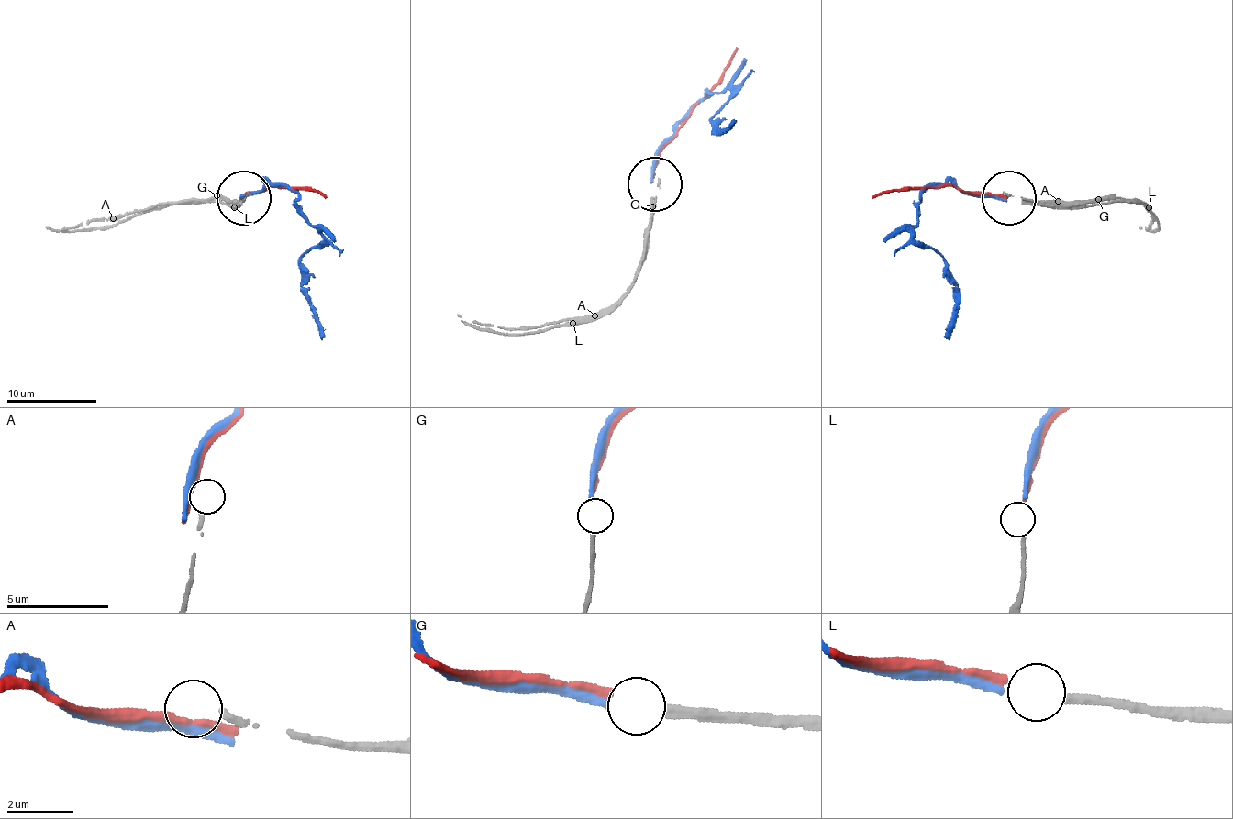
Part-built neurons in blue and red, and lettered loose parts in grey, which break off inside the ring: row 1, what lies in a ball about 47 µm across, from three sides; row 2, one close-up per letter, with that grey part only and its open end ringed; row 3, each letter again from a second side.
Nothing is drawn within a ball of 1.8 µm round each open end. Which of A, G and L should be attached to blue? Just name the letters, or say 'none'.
G

